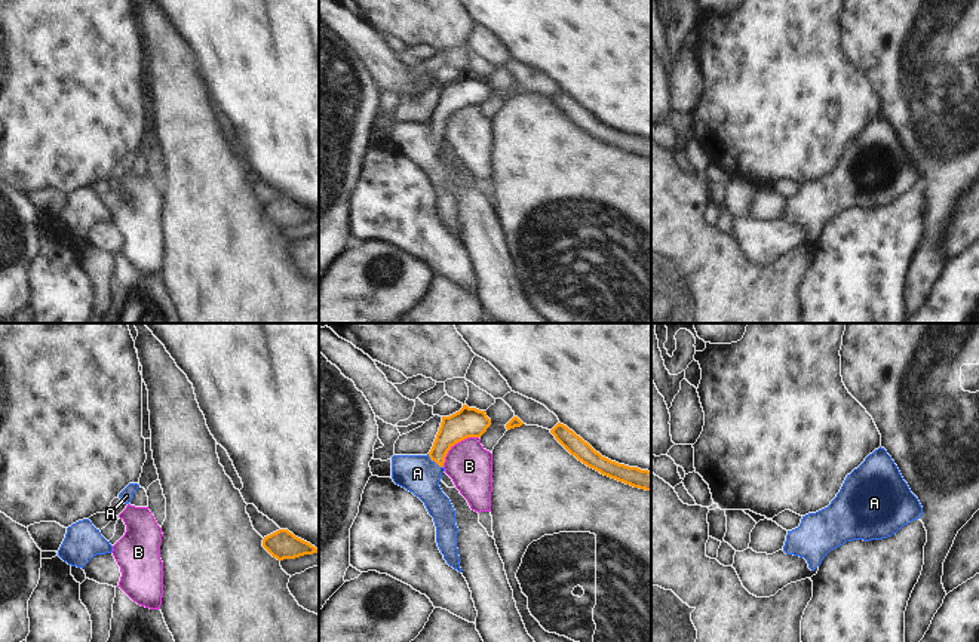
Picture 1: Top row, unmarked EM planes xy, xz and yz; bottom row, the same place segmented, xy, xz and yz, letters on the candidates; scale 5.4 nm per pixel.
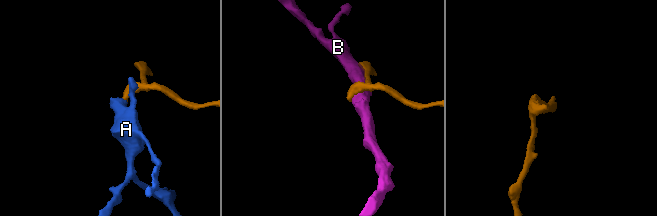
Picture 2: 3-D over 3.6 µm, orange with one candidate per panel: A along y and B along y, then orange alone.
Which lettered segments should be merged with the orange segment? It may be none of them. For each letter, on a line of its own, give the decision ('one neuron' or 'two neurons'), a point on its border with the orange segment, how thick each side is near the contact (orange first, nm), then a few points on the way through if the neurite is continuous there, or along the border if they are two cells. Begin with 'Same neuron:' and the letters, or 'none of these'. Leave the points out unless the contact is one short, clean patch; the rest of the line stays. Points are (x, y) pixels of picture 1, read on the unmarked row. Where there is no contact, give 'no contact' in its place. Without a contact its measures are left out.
Same neuron: A
A: one neuron; contact xz (435, 129); calibres 150 and 200 nm; way xz (462, 92), (441, 113), (435, 129), (423, 141), (417, 141)
B: two neurons; contact xz (456, 110); calibres 160 and 240 nm

